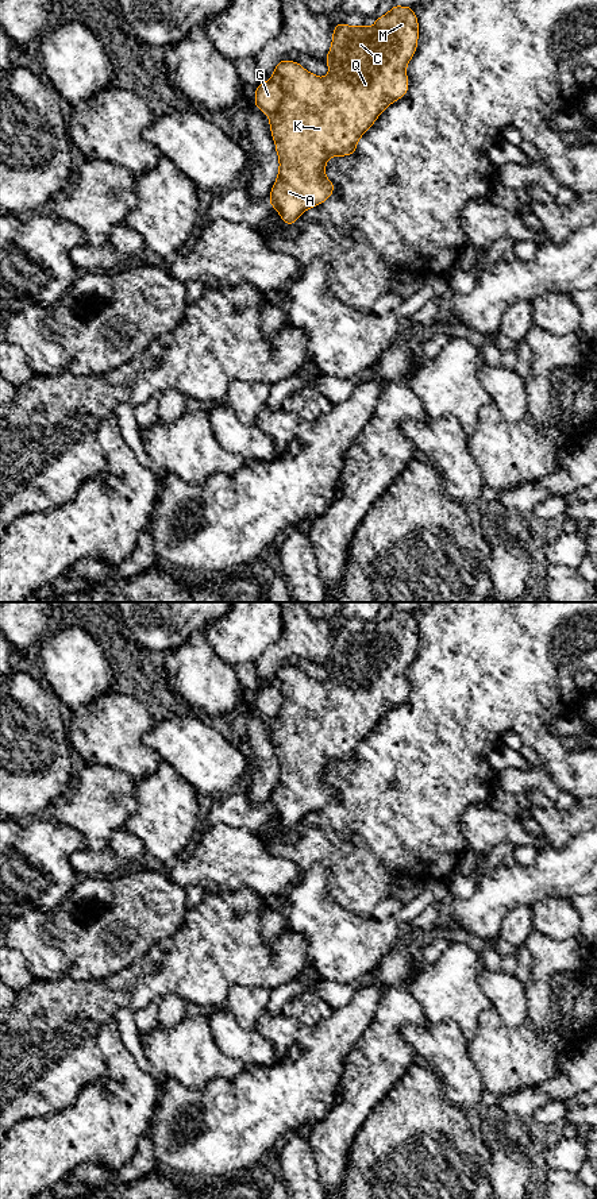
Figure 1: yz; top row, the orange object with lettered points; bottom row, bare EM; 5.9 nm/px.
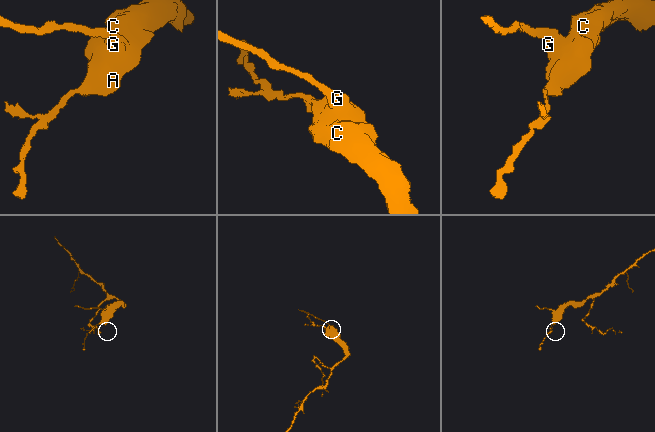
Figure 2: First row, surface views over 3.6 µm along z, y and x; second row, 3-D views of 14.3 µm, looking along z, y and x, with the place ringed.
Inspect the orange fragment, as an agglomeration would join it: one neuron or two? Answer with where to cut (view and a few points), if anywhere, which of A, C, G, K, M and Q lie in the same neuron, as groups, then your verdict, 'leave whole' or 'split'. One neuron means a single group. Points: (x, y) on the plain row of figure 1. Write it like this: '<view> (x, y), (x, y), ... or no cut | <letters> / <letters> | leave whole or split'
yz (276, 678), (281, 683), (282, 705), (269, 721) | A C K M Q / G | split

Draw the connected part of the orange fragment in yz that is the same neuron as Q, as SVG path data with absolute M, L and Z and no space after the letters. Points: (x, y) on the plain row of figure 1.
M393 609L385 621L375 622L374 632L334 631L326 683L307 676L298 667L281 664L277 668L274 679L282 683L284 702L269 728L280 775L267 806L286 830L293 830L303 817L320 810L335 795L324 780L326 767L334 760L355 757L357 747L382 716L408 698L405 674L416 658L417 643L419 627L413 612Z

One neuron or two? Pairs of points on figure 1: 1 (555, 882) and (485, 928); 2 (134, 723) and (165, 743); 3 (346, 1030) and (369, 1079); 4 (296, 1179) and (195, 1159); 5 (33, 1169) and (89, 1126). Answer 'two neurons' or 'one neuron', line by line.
1: one neuron
2: two neurons
3: two neurons
4: two neurons
5: one neuron

